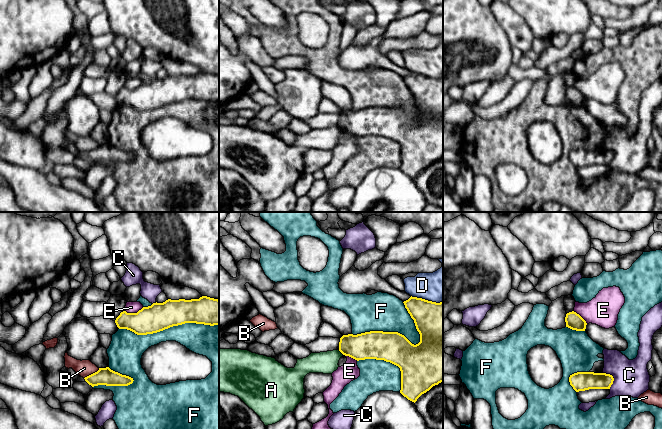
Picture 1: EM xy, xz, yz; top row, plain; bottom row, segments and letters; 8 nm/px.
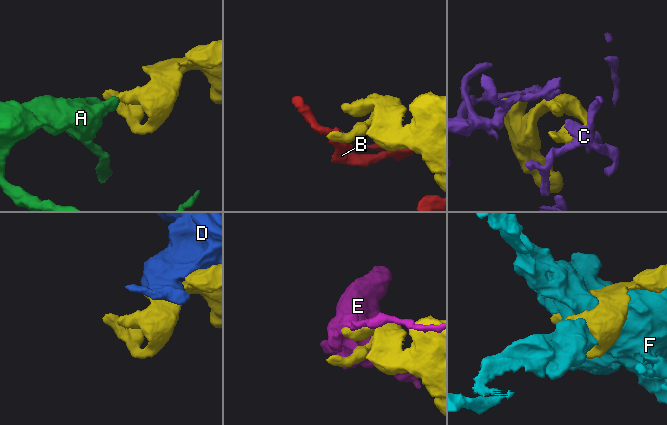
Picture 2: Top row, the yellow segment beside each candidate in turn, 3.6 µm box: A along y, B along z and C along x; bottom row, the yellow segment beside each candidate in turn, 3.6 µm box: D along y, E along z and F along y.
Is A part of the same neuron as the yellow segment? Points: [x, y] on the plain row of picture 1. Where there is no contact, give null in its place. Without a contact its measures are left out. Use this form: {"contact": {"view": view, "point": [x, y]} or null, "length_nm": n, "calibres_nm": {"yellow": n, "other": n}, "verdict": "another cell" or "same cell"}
{"contact": {"view": "xz", "point": [341, 128]}, "length_nm": 60, "calibres_nm": {"yellow": 220, "other": 180}, "verdict": "another cell"}

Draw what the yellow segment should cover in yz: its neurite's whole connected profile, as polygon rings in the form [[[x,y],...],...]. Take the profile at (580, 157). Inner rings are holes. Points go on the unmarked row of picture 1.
[[[577,148],[569,153],[570,161],[576,168],[589,165],[610,165],[614,154],[606,149]]]

